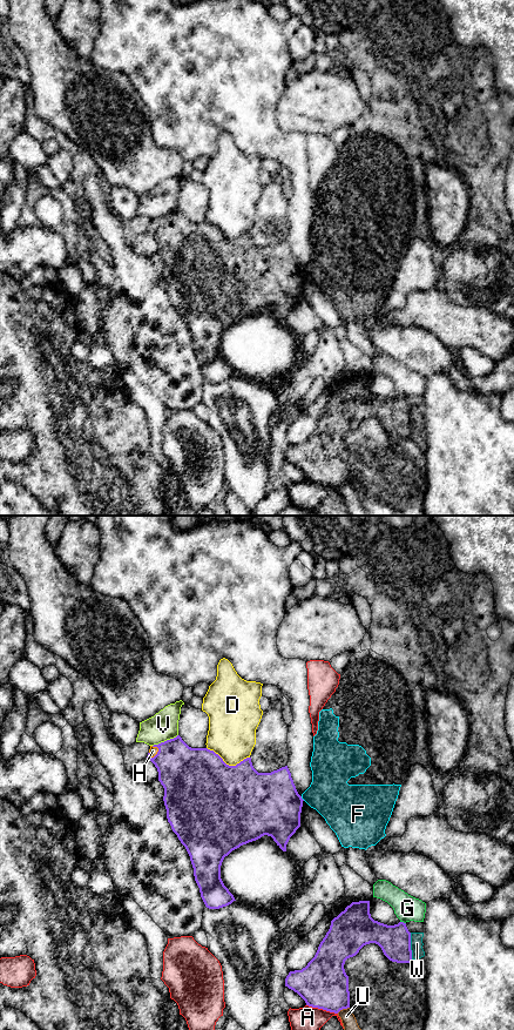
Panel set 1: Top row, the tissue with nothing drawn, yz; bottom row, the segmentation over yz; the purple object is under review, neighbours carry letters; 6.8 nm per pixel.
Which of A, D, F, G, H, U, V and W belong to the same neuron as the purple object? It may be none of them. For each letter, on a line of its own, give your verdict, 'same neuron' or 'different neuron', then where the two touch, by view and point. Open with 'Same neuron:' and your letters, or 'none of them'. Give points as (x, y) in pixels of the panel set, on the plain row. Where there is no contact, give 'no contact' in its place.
Same neuron: H
A: different neuron; contact yz (322, 482)
D: different neuron; contact yz (228, 239)
F: different neuron; contact yz (302, 273)
G: different neuron; contact yz (403, 396)
H: same neuron; contact yz (157, 227)
U: different neuron; contact yz (343, 482)
V: different neuron; contact yz (164, 215)
W: different neuron; contact yz (410, 419)

